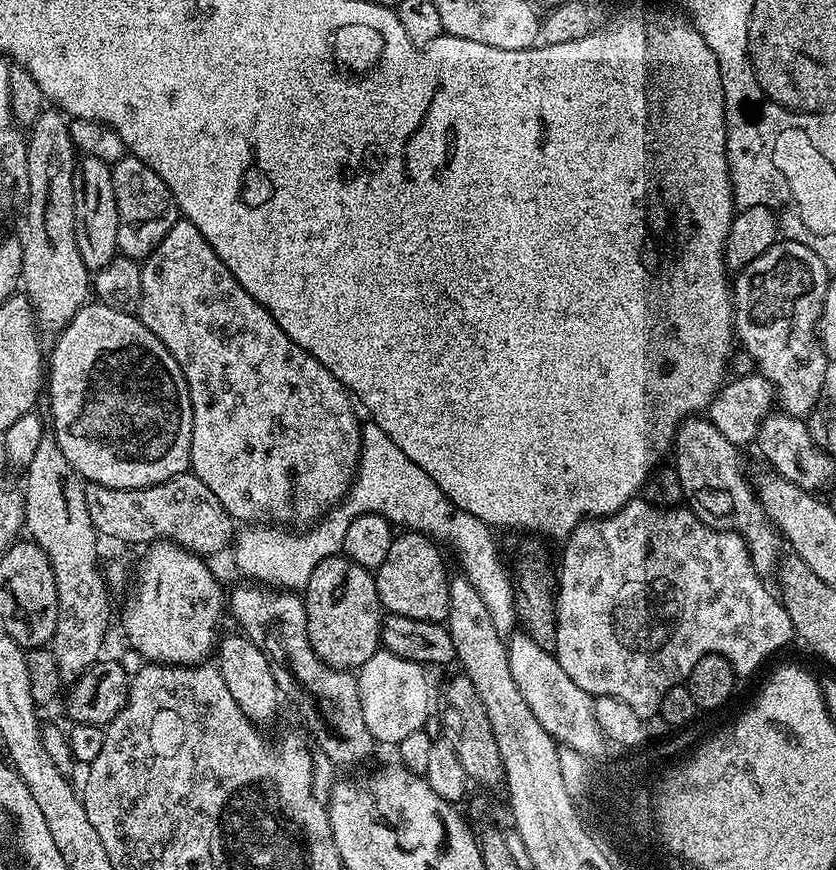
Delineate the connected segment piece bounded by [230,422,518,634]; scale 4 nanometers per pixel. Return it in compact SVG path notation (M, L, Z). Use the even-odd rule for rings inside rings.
M371 422L365 423L360 429L360 463L356 465L356 475L352 477L352 485L348 487L344 499L333 508L329 508L315 523L308 529L309 532L283 532L283 527L269 526L257 523L255 526L244 526L235 533L234 543L231 545L230 553L236 559L236 568L242 575L248 576L249 581L255 582L260 586L271 586L277 590L302 590L310 582L310 574L314 574L314 566L331 556L341 555L343 539L346 536L347 527L360 515L374 514L381 515L389 521L392 526L401 524L401 529L410 532L419 532L433 541L441 542L445 540L450 547L456 551L456 560L460 563L459 571L468 579L470 586L478 590L479 597L482 598L483 605L486 606L490 619L494 622L494 630L501 634L508 634L513 631L517 623L516 615L516 588L514 587L513 577L510 575L510 568L504 565L504 560L500 557L500 548L496 545L493 529L488 527L486 522L474 518L466 510L458 508L418 466L418 462L410 462L398 446L378 425Z

